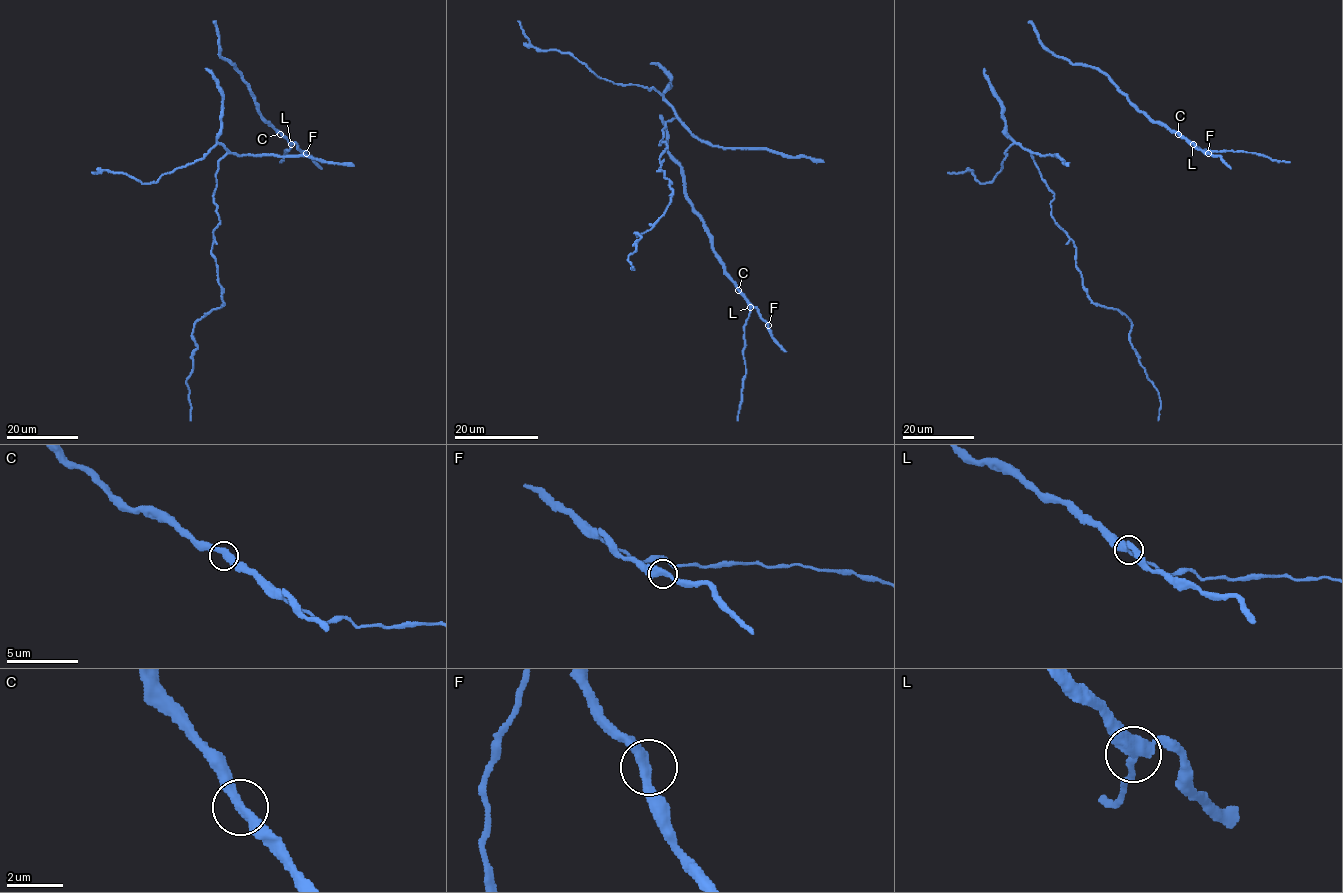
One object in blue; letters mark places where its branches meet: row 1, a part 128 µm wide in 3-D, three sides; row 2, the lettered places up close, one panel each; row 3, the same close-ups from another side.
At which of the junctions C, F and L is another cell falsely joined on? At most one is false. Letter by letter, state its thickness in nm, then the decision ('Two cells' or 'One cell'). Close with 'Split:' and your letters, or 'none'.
C: Thickness 400 nm. One cell
F: Thickness 420 nm. One cell
L: Thickness 360 nm. Two cells
Split: L

